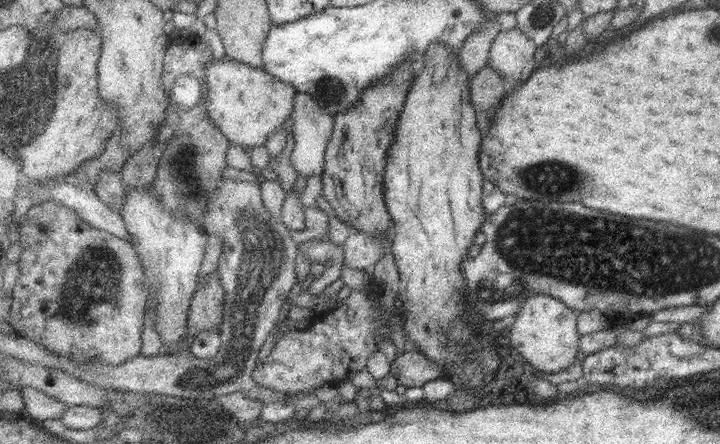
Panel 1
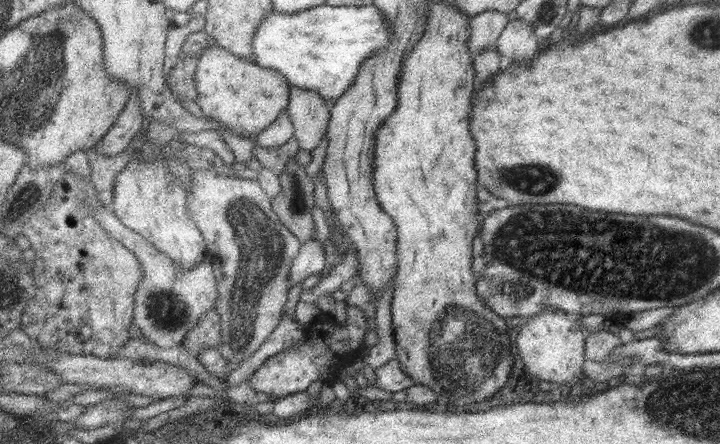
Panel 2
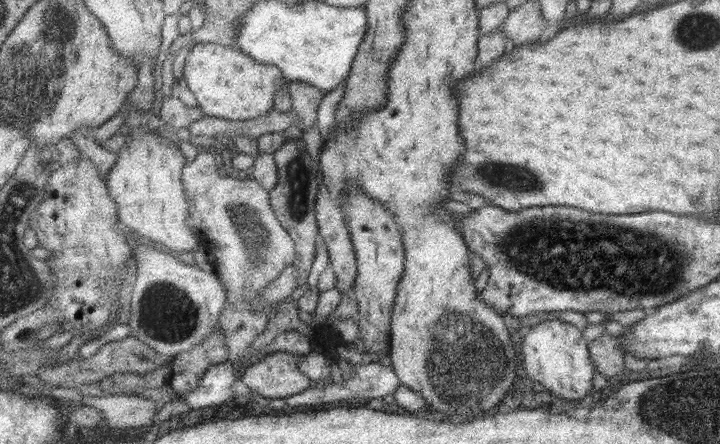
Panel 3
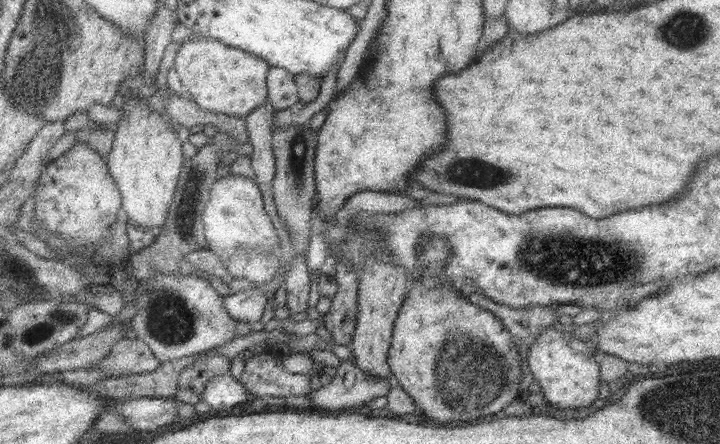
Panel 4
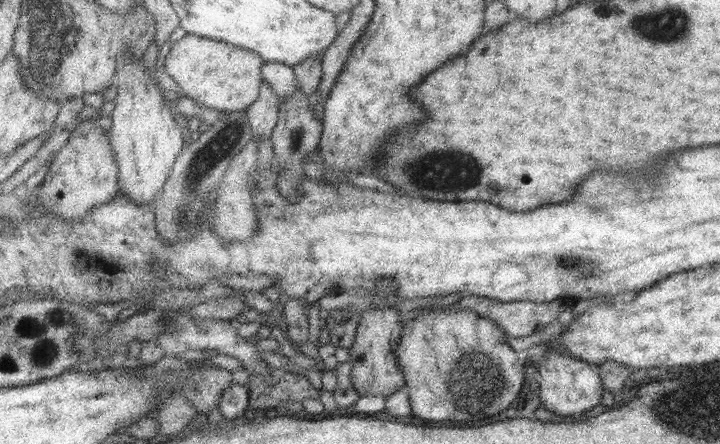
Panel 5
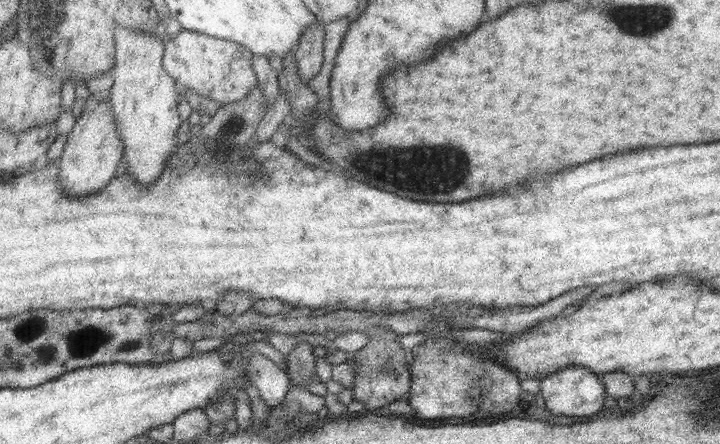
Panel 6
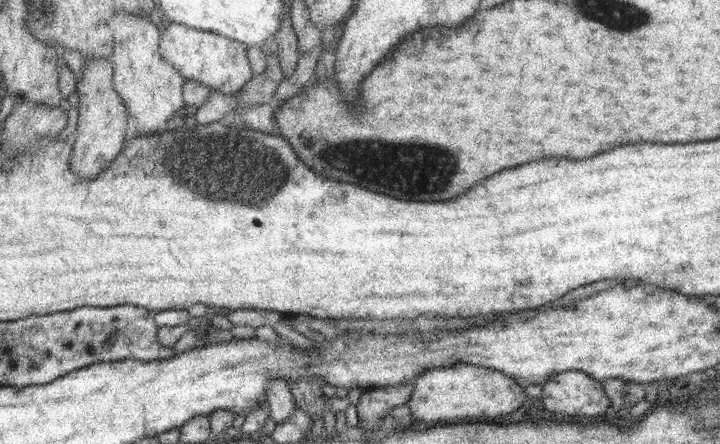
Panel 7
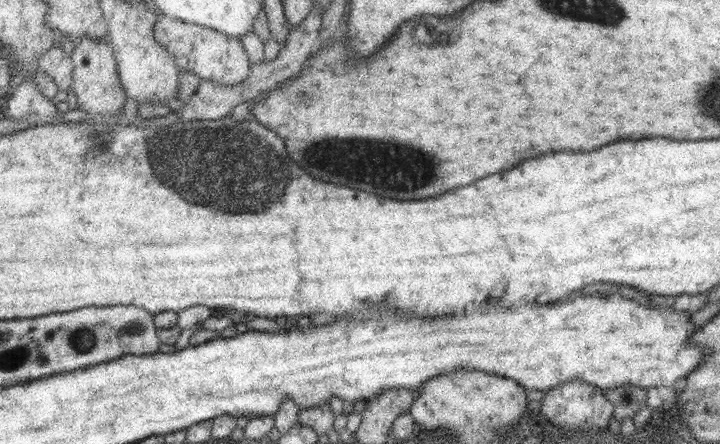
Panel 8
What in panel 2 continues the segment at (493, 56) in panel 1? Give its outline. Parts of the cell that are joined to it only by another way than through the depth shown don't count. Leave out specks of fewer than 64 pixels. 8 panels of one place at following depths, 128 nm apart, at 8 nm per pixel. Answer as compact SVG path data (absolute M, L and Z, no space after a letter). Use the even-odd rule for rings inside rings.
M518 19L508 21L493 44L504 63L523 64L536 52L537 37L533 34L533 24L525 24Z

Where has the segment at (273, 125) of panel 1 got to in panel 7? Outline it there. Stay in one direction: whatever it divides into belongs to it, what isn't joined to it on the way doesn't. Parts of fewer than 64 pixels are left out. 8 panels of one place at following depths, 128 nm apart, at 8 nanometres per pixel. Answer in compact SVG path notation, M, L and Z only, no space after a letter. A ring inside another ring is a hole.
M171 22L162 32L163 56L170 61L186 80L197 80L212 90L225 94L240 92L247 83L255 81L257 74L251 66L249 47L243 42Z

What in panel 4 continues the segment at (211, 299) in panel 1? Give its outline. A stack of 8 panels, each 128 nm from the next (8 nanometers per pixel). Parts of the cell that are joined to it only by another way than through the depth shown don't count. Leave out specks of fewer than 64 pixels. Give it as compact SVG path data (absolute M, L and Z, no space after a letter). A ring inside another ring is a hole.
M215 350L202 354L191 366L183 369L175 398L183 403L197 404L199 400L203 401L207 383L211 383L213 377L229 373L231 370L232 360L228 357L223 357Z

